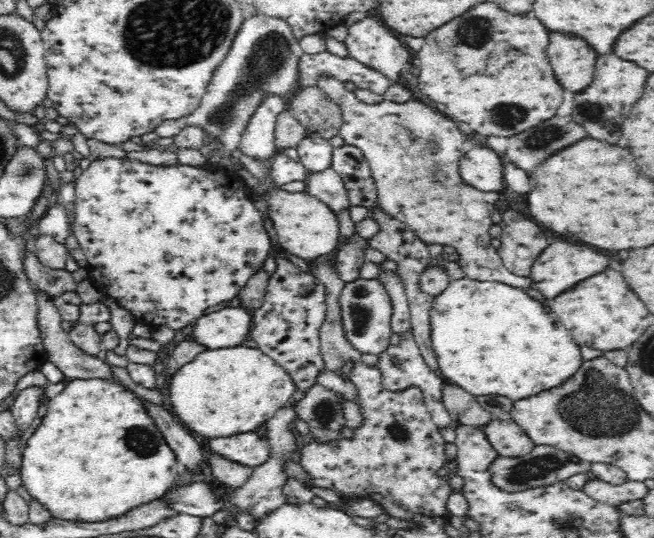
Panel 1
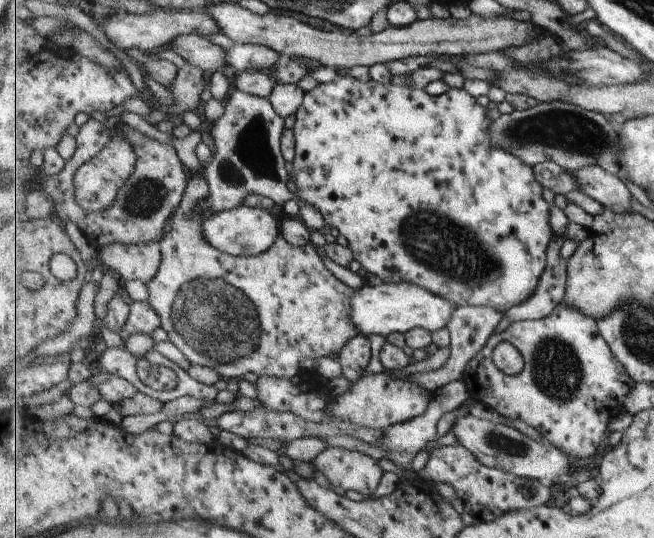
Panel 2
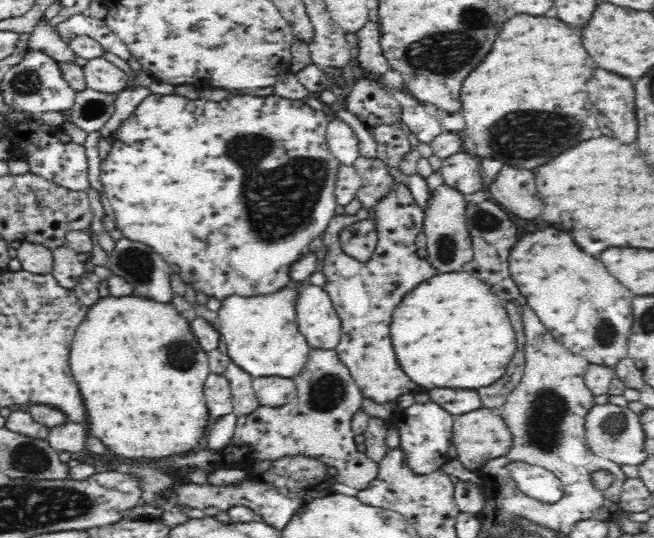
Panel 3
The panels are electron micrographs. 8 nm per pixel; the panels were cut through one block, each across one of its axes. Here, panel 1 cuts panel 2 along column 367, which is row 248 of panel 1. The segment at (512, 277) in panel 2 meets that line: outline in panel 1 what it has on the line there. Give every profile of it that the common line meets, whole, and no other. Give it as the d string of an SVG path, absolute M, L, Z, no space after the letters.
M127 157L93 159L88 168L83 170L76 181L73 222L70 232L74 233L79 246L83 249L87 263L87 278L92 284L103 290L106 296L114 298L119 306L132 315L136 324L146 325L152 329L168 326L178 334L187 333L198 318L212 306L231 301L239 294L239 290L250 280L250 276L263 266L271 255L273 243L264 228L265 212L258 202L253 201L250 180L232 169L224 166L185 165L180 162L168 165L151 165L140 161L132 161Z

